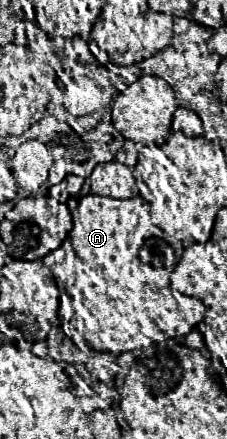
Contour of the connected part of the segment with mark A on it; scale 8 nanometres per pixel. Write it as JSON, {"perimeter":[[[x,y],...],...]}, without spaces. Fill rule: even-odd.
{"perimeter":[[[89,193],[71,211],[71,225],[71,235],[43,257],[43,265],[59,287],[61,329],[81,351],[121,355],[177,335],[187,335],[203,321],[207,307],[199,299],[179,295],[169,287],[169,275],[183,253],[181,241],[151,223],[149,205],[141,197],[113,199]]]}

